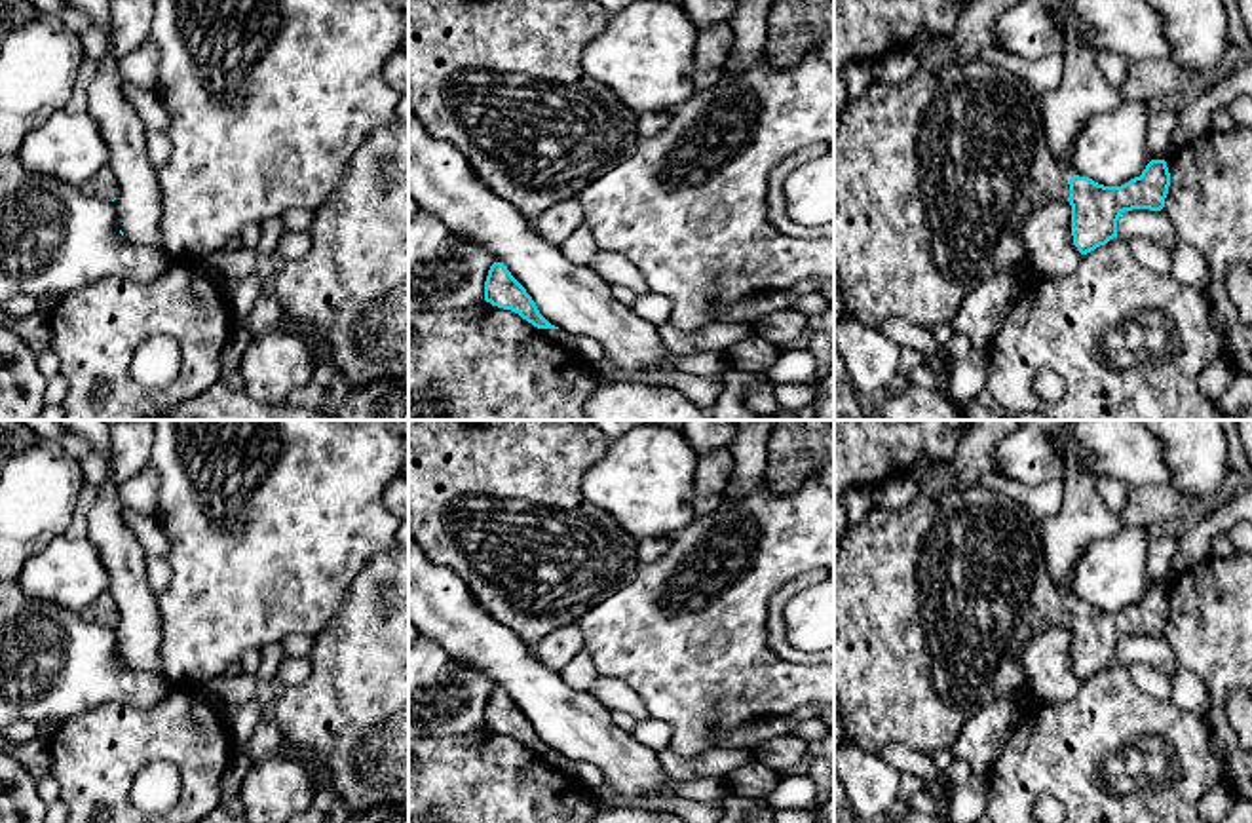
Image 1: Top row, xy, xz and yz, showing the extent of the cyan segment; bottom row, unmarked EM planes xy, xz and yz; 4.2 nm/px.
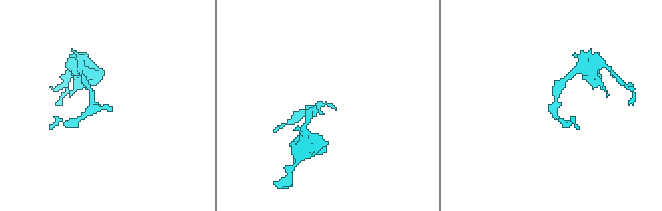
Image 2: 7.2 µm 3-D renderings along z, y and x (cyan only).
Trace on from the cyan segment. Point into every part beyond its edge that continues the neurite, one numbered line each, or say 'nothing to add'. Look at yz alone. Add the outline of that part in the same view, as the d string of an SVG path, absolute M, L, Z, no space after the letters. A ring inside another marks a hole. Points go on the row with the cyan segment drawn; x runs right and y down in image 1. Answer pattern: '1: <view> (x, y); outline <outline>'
1: yz (933, 177); outline M975 59L942 70L920 67L899 84L870 84L859 99L845 103L840 112L838 131L834 133L834 278L842 291L842 316L874 329L891 317L902 317L929 331L939 323L952 323L959 304L978 283L1020 266L1026 255L1022 239L1026 219L1053 200L1068 200L1068 181L1072 177L1073 173L1062 169L1047 146L1041 99L1005 68Z

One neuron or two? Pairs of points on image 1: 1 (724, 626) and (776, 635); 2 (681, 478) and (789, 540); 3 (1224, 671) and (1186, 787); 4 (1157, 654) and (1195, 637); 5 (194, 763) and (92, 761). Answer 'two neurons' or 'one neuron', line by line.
1: two neurons
2: two neurons
3: two neurons
4: two neurons
5: one neuron

